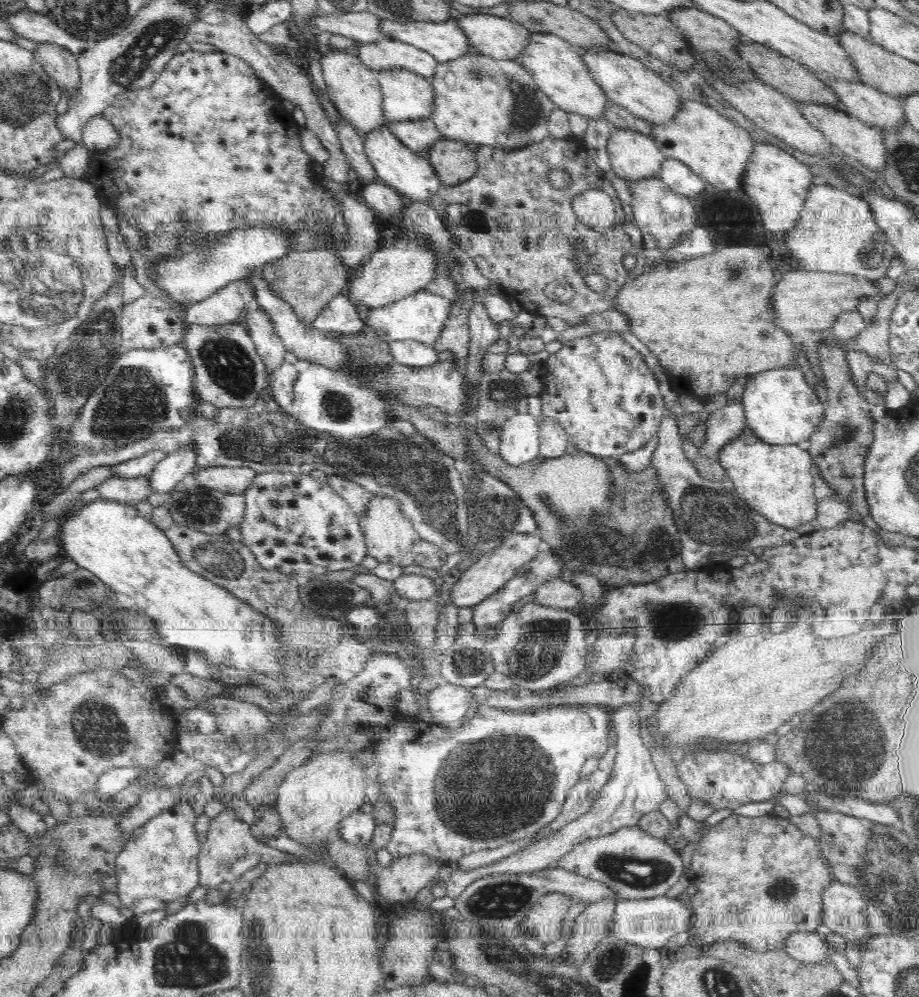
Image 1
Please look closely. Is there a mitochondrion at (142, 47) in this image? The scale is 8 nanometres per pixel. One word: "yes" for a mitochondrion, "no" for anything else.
yes

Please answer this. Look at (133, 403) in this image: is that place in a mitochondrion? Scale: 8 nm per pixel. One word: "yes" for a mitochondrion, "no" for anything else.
yes

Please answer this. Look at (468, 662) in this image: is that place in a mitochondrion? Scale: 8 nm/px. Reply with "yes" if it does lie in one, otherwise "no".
yes

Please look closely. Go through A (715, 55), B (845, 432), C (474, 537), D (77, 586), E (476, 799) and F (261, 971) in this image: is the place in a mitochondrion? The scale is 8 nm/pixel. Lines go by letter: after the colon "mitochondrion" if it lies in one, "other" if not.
A: mitochondrion
B: mitochondrion
C: mitochondrion
D: mitochondrion
E: mitochondrion
F: mitochondrion

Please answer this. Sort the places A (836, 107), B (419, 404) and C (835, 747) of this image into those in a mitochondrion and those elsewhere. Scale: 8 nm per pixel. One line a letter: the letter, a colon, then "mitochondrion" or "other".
A: other
B: other
C: mitochondrion

